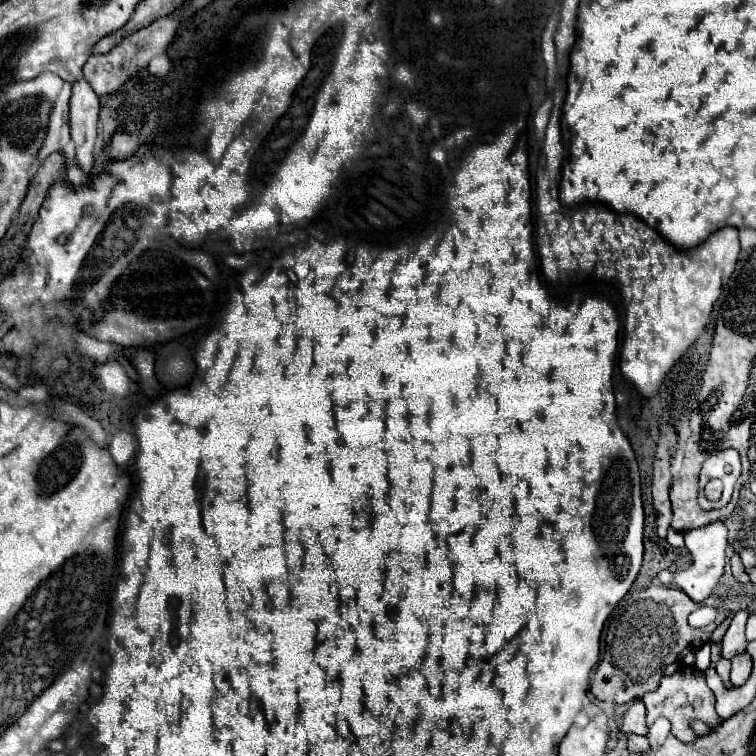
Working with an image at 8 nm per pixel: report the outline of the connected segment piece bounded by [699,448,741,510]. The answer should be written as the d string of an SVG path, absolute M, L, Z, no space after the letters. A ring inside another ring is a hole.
M727 448L727 450L721 450L717 454L713 454L701 468L701 480L699 480L699 506L703 510L715 510L715 508L723 508L729 500L731 500L731 494L733 494L733 486L737 482L741 474L741 462L739 462L739 454L737 450L733 448ZM713 478L719 478L723 480L723 494L717 502L711 502L705 498L703 494L703 488L709 480Z

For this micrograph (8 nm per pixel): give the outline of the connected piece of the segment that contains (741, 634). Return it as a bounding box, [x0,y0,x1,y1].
[723,610,747,658]

